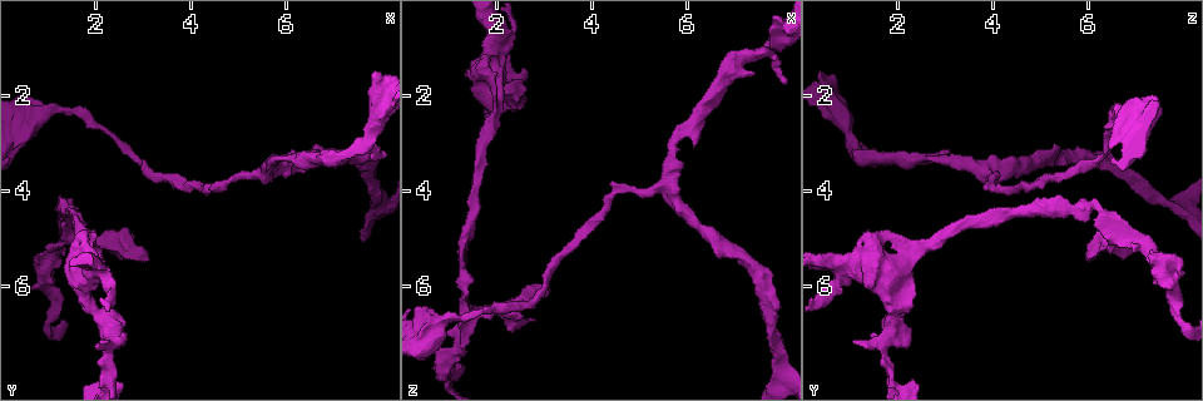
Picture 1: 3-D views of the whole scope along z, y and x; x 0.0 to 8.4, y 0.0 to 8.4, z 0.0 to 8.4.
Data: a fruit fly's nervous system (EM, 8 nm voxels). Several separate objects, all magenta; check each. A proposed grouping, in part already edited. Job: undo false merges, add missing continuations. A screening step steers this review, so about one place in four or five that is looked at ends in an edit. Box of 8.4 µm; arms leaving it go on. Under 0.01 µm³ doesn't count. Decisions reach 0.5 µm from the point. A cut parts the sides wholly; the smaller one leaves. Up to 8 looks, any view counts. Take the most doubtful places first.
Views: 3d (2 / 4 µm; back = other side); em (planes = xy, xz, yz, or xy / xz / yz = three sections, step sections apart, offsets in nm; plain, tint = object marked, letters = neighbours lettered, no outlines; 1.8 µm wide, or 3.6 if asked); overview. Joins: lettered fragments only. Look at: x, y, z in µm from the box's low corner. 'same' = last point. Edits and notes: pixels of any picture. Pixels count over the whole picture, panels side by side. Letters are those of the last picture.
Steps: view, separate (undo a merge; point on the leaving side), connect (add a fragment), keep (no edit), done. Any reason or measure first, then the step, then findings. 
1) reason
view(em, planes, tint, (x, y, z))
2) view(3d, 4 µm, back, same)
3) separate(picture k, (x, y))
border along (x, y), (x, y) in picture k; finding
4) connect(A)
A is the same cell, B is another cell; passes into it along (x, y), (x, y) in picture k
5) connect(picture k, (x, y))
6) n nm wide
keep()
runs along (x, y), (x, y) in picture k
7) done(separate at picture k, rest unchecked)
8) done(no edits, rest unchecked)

branch point
view(em, planes, letters, (1.40, 4.70, 6.50))

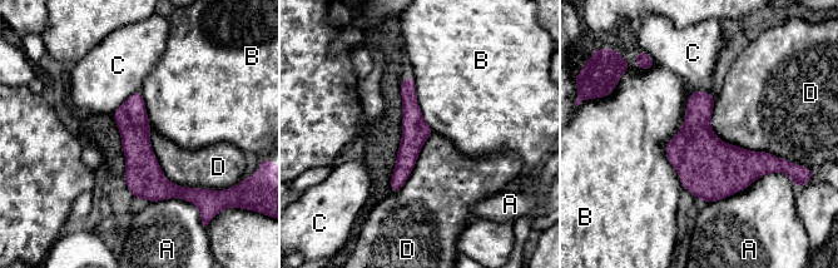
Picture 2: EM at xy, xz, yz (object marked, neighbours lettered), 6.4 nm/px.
B touches over 650 nm
keep()
A, B, C and D are other cells; continuous, no second cell

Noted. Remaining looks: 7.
thick turns thin
view(3d, 4 µm, (2.40, 6.10, 0.55))

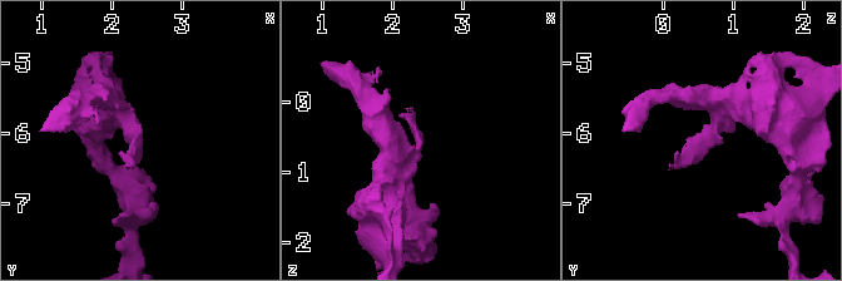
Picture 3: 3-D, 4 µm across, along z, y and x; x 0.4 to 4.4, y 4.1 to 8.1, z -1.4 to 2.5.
view(em, xz, step 8, tint, (2.40, 6.10, 0.60))

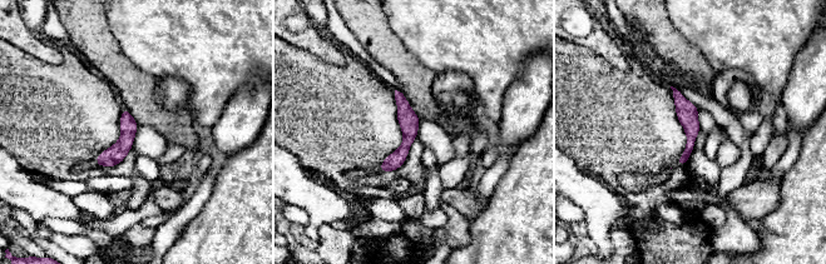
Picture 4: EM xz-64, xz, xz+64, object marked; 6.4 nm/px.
cut it another way
view(em, planes, letters, same)

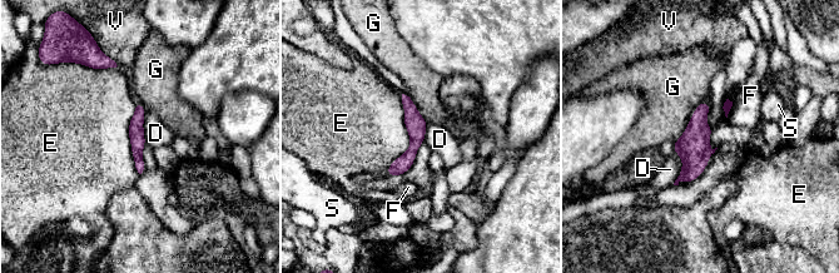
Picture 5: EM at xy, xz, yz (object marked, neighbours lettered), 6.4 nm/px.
E touches over 500 nm
keep()
D, E, F, G, S and V are other cells; runs along (406, 99), (415, 145), (391, 172) in picture 5; one cell here

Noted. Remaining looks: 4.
two arms in line, one across
view(3d, 4 µm, (7.90, 4.25, 7.75))

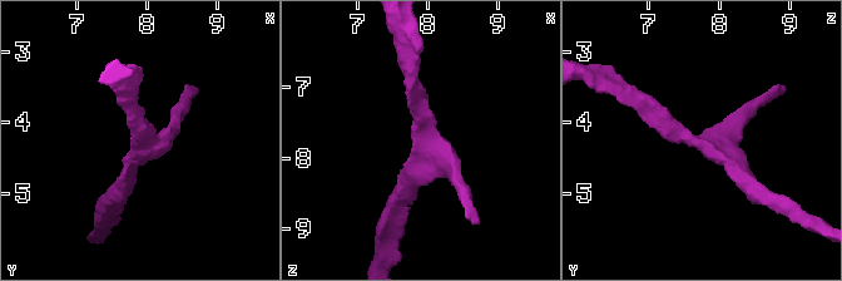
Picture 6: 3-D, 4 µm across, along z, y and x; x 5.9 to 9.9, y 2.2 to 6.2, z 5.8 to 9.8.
3 arms; arms of 170, 220, 220 nm
view(em, 3.6 µm, yz, step 16, letters, (7.90, 4.30, 7.75))

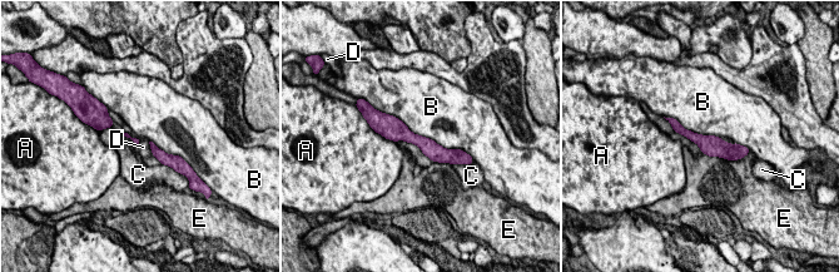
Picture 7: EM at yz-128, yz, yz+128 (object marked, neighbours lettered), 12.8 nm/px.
another direction
view(em, 3.6 µm, planes, letters, same)

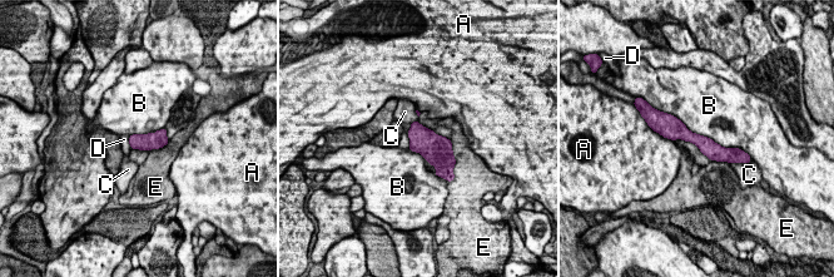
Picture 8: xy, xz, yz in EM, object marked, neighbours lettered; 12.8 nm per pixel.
keep()
A, B, C, D and E are other cells; one cell here

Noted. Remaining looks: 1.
done(no edits, rest unchecked)

